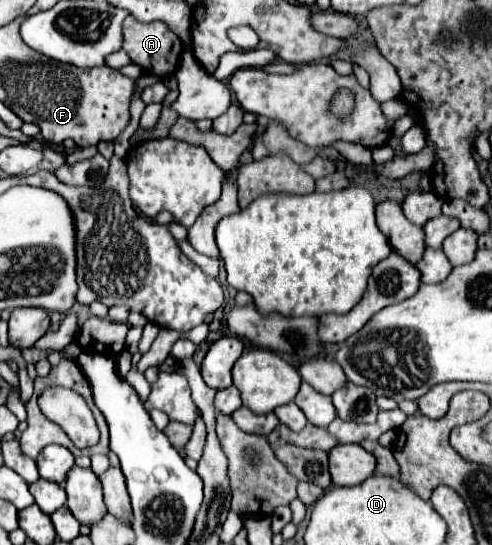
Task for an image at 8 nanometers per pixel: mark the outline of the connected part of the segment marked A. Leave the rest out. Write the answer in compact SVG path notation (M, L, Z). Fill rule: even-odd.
M128 16L124 20L124 50L148 74L166 78L178 64L182 42L164 22L142 24Z

